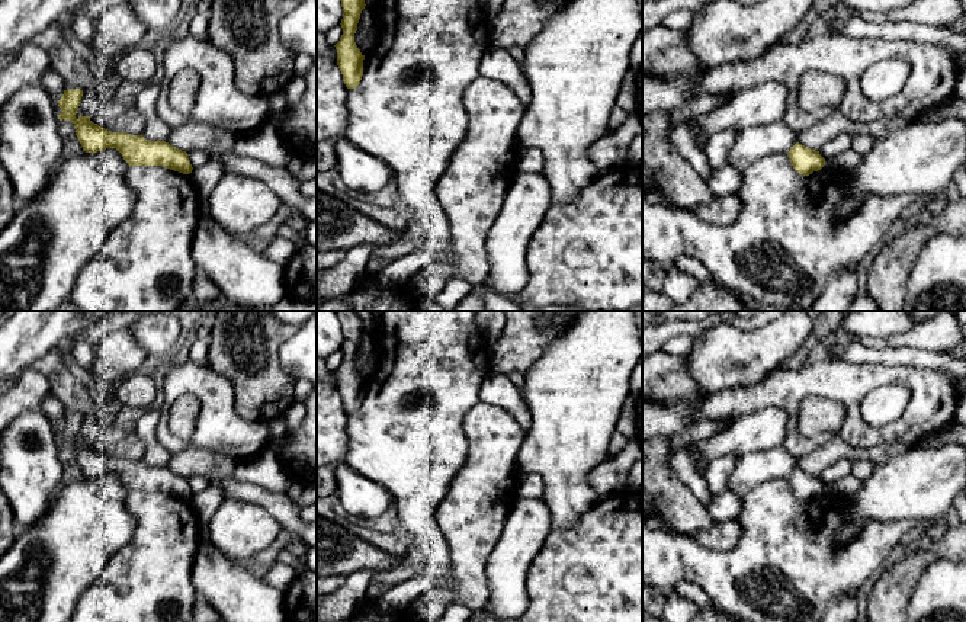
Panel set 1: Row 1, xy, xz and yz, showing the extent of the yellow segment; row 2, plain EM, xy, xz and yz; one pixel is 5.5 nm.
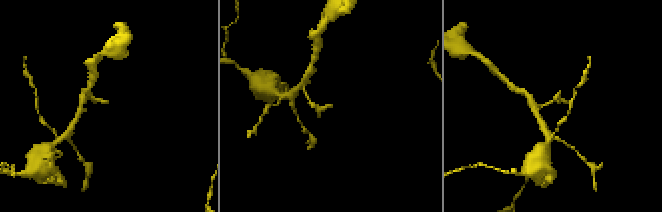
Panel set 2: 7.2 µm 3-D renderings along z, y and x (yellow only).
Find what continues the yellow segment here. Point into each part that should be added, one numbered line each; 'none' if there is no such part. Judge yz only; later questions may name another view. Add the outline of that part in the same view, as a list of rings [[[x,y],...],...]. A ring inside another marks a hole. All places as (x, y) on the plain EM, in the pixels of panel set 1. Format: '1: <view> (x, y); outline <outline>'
none

